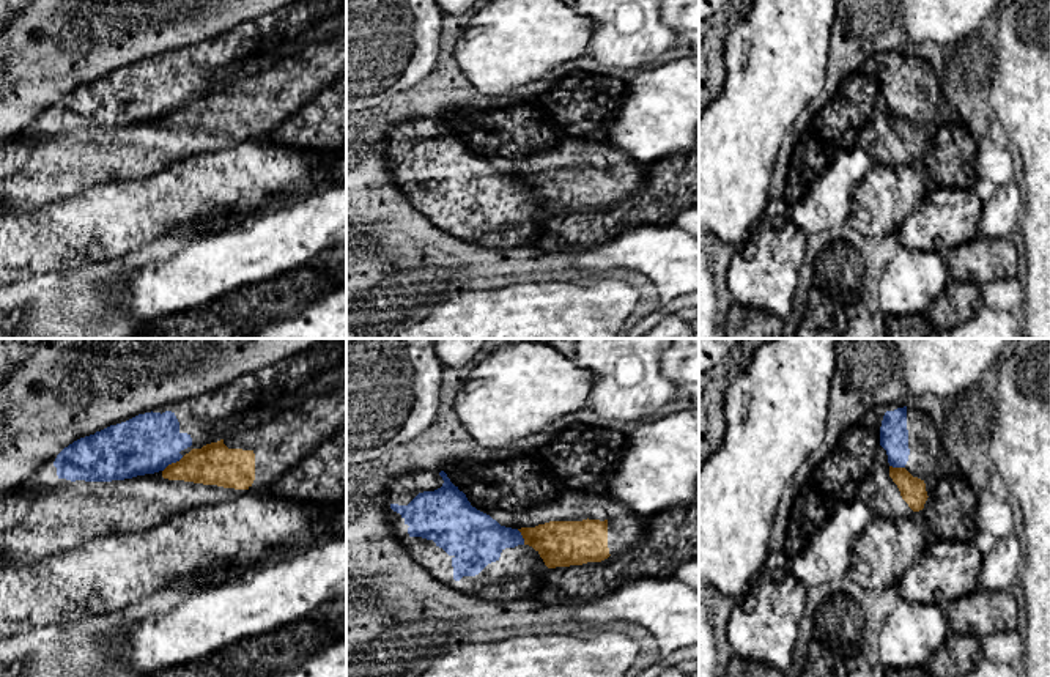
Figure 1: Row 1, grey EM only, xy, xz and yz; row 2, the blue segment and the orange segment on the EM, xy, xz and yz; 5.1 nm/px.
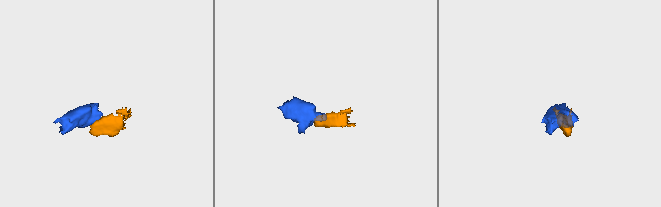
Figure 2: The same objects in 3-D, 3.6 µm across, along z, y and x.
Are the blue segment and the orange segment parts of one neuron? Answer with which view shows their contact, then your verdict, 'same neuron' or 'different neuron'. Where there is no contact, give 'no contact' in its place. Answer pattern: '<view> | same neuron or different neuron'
xy | different neuron

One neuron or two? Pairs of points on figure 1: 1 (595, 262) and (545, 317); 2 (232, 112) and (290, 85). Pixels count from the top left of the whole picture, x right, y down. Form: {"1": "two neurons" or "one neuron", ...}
{"1": "two neurons", "2": "one neuron"}

